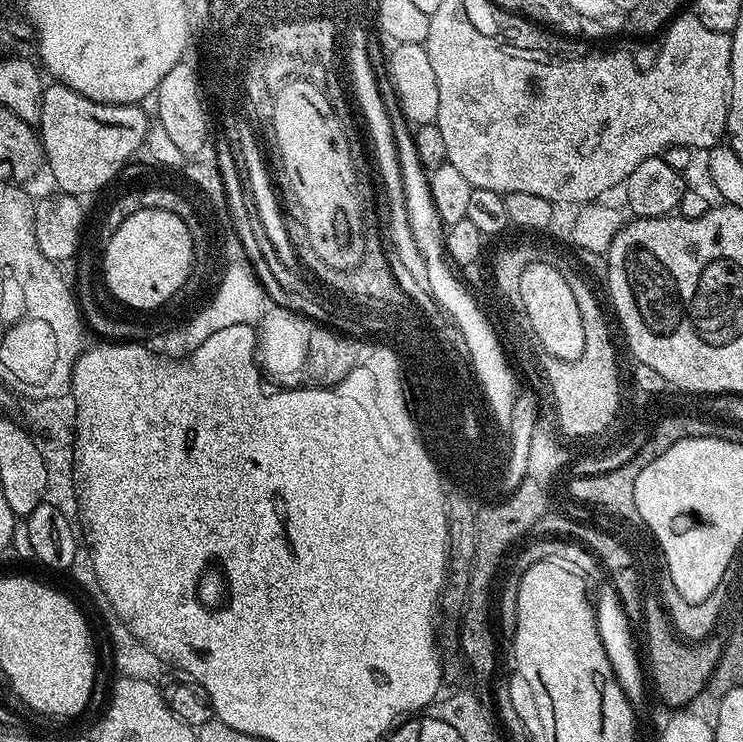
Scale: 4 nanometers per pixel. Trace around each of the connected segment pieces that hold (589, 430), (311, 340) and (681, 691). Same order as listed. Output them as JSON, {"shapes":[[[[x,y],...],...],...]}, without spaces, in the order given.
{"shapes":[[[[568,276],[570,290],[574,290],[574,298],[578,302],[578,314],[582,318],[582,334],[585,342],[582,354],[576,360],[559,360],[553,356],[543,357],[542,371],[544,379],[552,388],[550,397],[554,405],[555,423],[565,437],[596,436],[609,431],[606,421],[611,404],[610,394],[615,389],[615,369],[612,359],[614,334],[608,329],[608,320],[600,309],[600,300],[592,293],[592,288],[580,276]]],[[[269,303],[260,315],[256,329],[256,364],[267,383],[286,388],[332,388],[346,378],[346,374],[353,372],[365,355],[365,345],[355,336],[345,336],[344,333],[328,328],[301,312],[285,308],[283,303]]],[[[644,598],[642,627],[644,627],[645,634],[648,635],[648,660],[646,656],[646,668],[649,673],[652,671],[652,678],[650,674],[651,687],[653,689],[656,687],[657,694],[672,707],[672,710],[680,710],[685,706],[691,705],[688,703],[690,703],[699,692],[703,693],[705,689],[707,689],[710,674],[714,674],[714,666],[718,666],[718,658],[722,658],[725,641],[721,639],[721,637],[718,638],[716,634],[708,636],[707,639],[697,640],[695,642],[689,642],[681,638],[674,631],[669,616],[660,616],[660,611],[663,608],[663,606],[656,605],[655,598]]]]}

